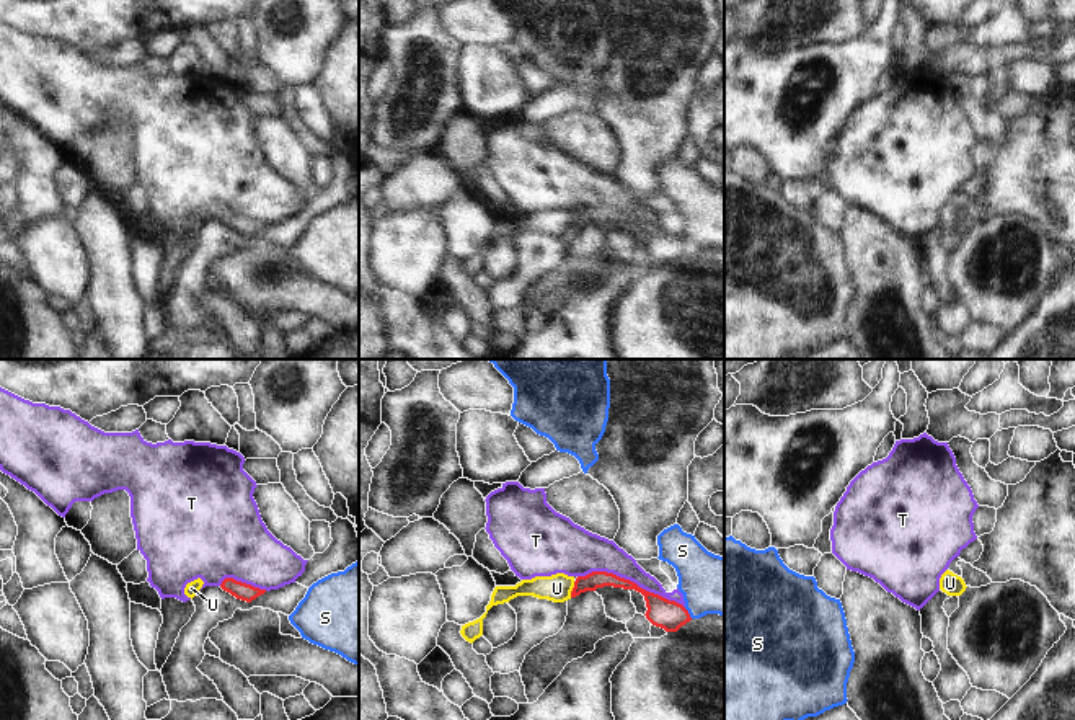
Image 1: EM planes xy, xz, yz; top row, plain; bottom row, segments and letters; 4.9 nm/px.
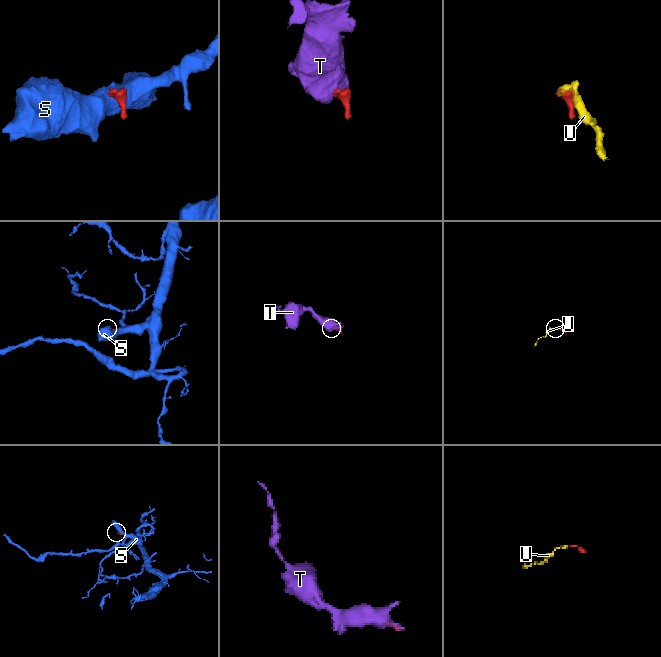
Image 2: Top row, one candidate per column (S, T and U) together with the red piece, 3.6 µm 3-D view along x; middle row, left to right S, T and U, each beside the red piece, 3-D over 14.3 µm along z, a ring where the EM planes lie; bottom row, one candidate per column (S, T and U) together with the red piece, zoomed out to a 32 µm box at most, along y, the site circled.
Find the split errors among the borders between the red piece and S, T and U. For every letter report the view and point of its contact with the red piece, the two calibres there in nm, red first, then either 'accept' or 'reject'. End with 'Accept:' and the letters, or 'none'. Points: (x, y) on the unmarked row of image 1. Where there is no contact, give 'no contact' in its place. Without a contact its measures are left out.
S: xz (687, 247) | 150/280 nm | reject
T: xz (632, 216) | 140/190 nm | reject
U: xz (573, 224) | 90/140 nm | accept
Accept: U

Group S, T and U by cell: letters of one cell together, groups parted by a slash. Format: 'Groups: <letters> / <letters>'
Groups: S / T / U

